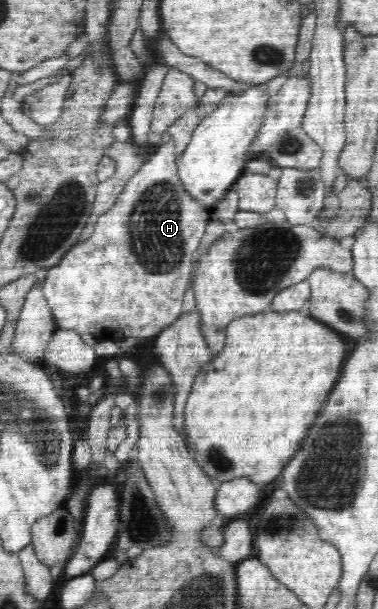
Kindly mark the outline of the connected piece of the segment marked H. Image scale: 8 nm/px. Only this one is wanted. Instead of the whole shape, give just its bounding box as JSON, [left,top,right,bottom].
[42,139,211,343]

